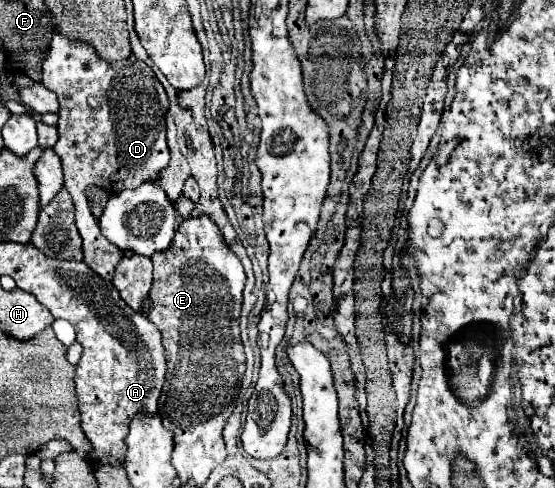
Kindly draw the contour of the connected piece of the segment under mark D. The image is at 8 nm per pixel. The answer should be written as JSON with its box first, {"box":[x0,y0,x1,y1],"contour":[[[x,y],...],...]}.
{"box":[43,33,169,281],"contour":[[[55,33],[51,39],[51,49],[43,61],[43,85],[51,89],[59,99],[59,141],[55,143],[55,153],[63,163],[65,189],[71,193],[75,206],[75,223],[83,239],[83,263],[87,263],[97,275],[111,281],[117,263],[123,257],[123,251],[109,243],[99,227],[93,221],[93,214],[85,197],[85,187],[95,185],[115,195],[123,189],[137,189],[145,181],[155,181],[163,169],[169,165],[169,149],[165,141],[165,113],[169,107],[167,95],[153,69],[139,61],[139,65],[129,65],[127,61],[107,63],[97,59],[97,53],[87,43],[67,39],[61,33]]]}

